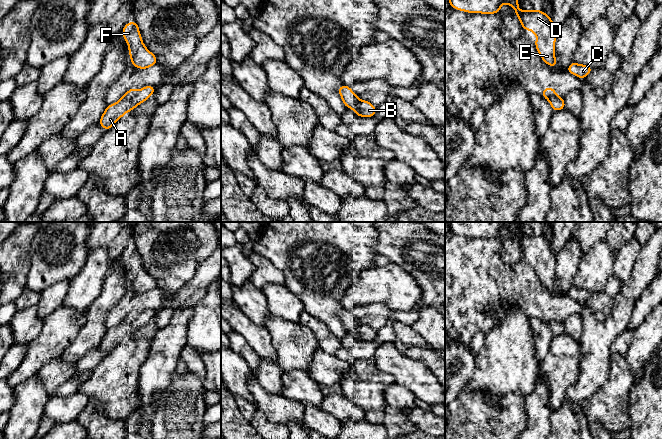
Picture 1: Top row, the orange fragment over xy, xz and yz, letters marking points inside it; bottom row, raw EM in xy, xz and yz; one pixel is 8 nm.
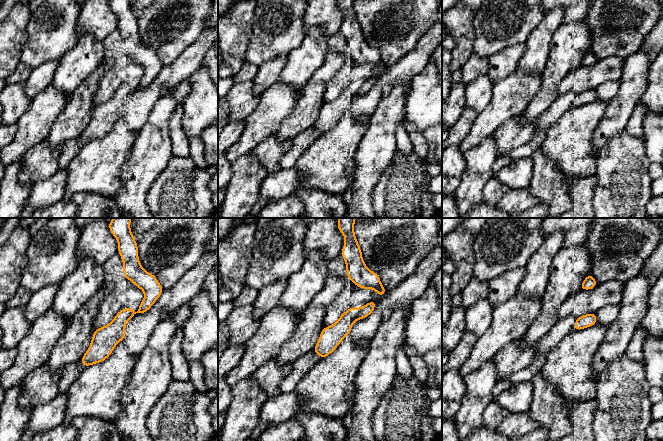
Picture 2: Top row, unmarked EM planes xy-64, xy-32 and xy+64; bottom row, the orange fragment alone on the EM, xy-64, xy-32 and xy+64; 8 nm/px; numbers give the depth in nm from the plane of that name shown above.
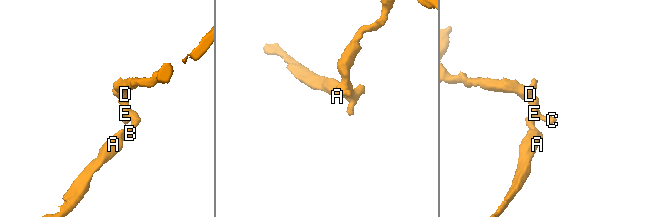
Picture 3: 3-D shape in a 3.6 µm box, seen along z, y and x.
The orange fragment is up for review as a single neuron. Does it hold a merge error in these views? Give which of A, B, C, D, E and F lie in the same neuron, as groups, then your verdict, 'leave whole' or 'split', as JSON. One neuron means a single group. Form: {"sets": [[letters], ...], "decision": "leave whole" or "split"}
{"sets": [["A"], ["B", "C", "D", "E", "F"]], "decision": "split"}

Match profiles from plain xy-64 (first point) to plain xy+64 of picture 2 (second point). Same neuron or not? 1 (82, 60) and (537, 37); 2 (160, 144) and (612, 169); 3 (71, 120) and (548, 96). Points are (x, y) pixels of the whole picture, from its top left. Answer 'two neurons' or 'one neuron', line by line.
1: one neuron
2: two neurons
3: one neuron

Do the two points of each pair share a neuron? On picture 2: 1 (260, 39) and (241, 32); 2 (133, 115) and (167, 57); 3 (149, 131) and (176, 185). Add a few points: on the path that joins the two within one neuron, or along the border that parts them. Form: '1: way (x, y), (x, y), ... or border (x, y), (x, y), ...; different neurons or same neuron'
1: border (254, 13), (251, 40), (247, 47), (246, 59); different neurons
2: border (183, 51), (164, 66); different neurons
3: border (173, 155), (166, 168), (151, 184); different neurons

